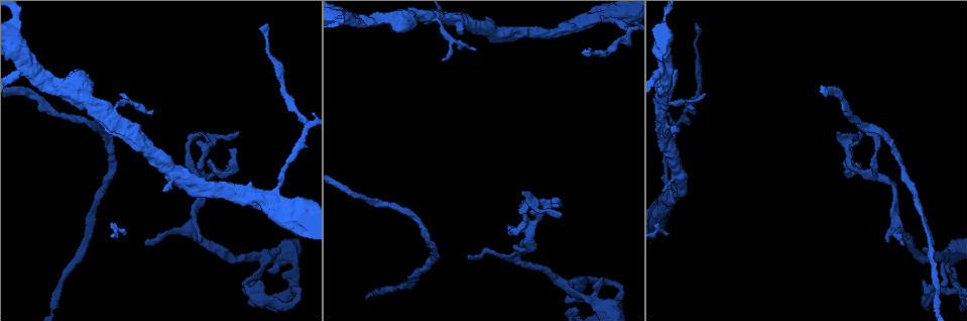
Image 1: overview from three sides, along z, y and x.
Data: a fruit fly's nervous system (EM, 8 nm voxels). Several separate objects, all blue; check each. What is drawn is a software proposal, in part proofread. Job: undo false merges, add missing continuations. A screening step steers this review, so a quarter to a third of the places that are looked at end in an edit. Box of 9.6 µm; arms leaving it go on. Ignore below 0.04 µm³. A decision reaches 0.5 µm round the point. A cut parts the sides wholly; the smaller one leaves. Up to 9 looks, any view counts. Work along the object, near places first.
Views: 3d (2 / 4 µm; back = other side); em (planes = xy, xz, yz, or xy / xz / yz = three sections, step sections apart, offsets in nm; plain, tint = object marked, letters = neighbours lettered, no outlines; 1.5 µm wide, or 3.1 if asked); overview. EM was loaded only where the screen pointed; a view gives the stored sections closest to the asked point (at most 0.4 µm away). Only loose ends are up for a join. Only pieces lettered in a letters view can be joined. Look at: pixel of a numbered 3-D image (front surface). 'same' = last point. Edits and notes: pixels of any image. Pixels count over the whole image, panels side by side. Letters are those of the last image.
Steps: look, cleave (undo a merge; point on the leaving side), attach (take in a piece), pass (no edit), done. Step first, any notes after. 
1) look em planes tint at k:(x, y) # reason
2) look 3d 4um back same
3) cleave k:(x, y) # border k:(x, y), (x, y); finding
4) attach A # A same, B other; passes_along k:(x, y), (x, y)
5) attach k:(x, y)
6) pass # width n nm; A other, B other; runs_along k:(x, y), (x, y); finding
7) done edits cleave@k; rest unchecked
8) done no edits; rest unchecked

look 3d 2um at 1:(663, 190) # free end

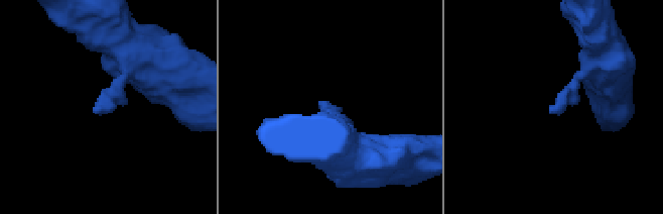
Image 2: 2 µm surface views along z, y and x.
look em planes letters at 2:(319, 106)

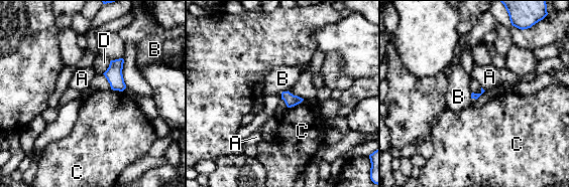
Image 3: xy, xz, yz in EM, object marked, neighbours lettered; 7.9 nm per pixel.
pass # A other, B other, C other, D other; none of them fits

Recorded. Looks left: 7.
look em xz step 4 tint at 1:(468, 256)

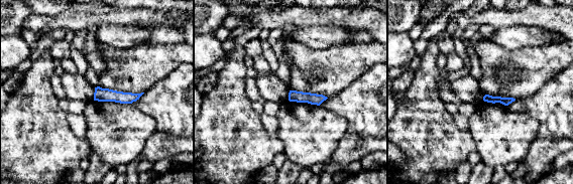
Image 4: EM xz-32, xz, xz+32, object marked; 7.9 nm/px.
look em planes letters same # cut it another way

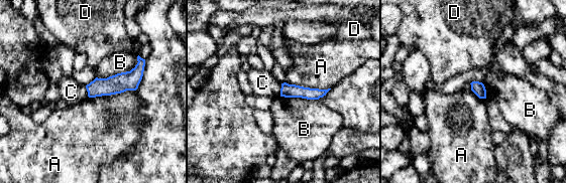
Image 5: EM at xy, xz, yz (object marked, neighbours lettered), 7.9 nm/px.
pass # A other, B other, C other, D other; border 5:(281, 83), (279, 96); no lettered piece goes on from it

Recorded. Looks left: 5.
look 3d 2um at 1:(622, 289) # sharp bend

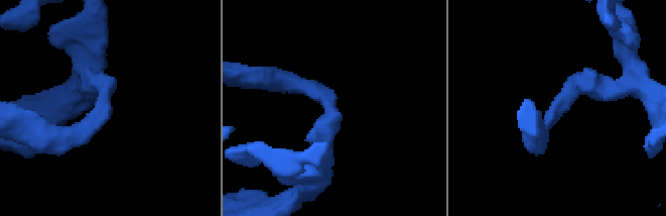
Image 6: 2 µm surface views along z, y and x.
look em yz step 4 letters at 6:(555, 106) # arm_widths 200, 220 nm

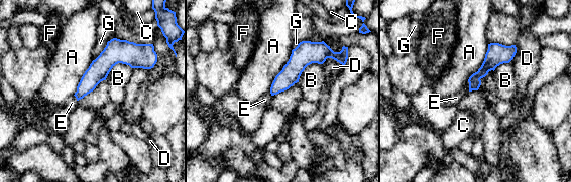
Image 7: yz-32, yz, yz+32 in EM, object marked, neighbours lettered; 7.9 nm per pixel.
pass # width 100 nm; A other, B other, C other, D other, E other, F other, G other; runs_along 7:(148, 65), (112, 57), (78, 96); one neuron here

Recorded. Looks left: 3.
look 3d 4um at 1:(556, 206) # branch stops here

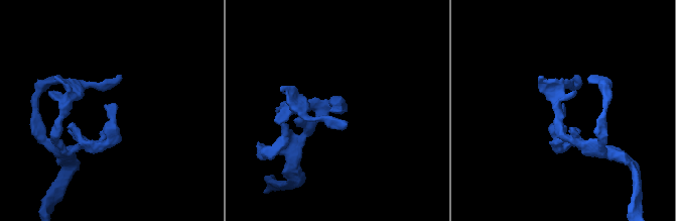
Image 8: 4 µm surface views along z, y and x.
look em planes tint at 8:(339, 108)

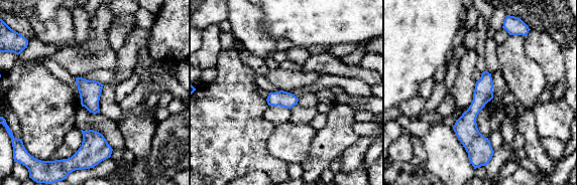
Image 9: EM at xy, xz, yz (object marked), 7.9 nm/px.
look em planes letters same # see the neighbours

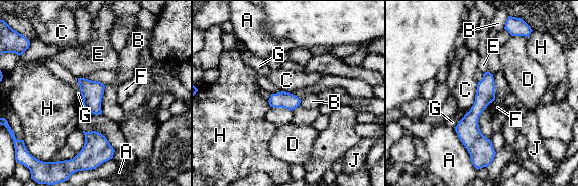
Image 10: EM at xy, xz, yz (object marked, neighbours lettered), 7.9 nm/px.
pass # A other, B other, C other, D other, E other, F other, G other, H other, J other; border 10:(105, 86), (101, 102), (101, 113); no lettered piece goes on from it

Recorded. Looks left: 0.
done no edits; rest unchecked

